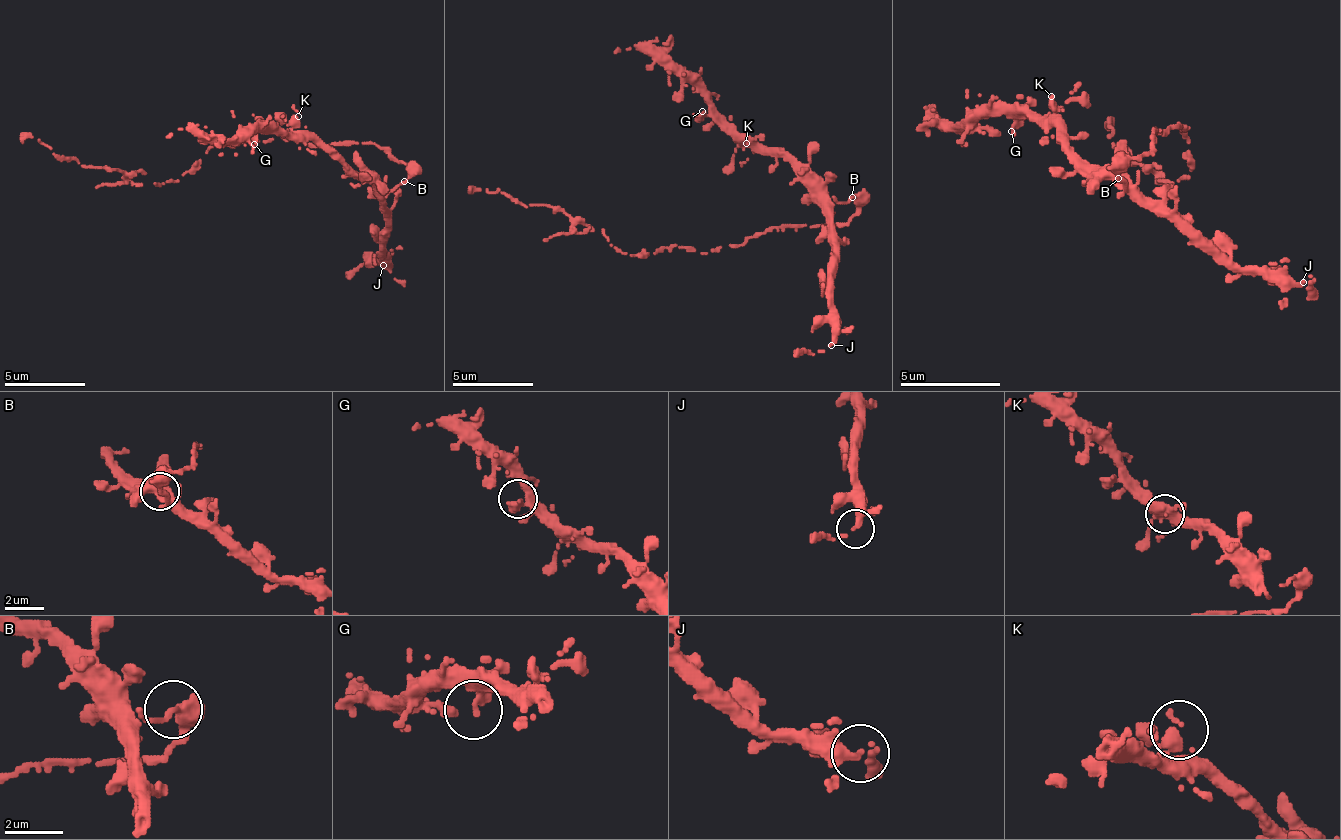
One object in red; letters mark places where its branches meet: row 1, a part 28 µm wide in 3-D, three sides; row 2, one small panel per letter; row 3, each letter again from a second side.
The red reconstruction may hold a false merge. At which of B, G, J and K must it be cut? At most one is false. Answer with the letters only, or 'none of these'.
B

